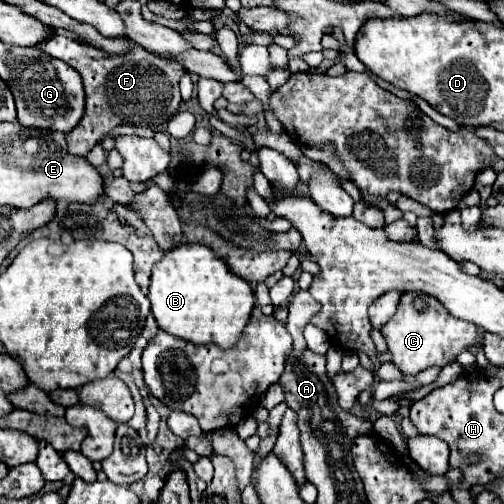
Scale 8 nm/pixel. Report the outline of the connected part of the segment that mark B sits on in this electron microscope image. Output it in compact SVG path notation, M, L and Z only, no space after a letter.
M182 243L162 255L152 269L148 299L160 329L196 345L214 343L222 349L234 347L254 307L254 291L246 279L232 273L226 259L202 243Z

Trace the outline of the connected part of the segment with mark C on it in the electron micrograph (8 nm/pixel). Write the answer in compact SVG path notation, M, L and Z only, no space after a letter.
M404 291L400 297L400 307L394 317L382 327L382 335L388 343L388 351L394 355L392 363L408 375L416 375L428 367L444 367L456 361L456 355L472 349L478 337L478 329L474 323L456 319L448 313L448 309L420 291Z

